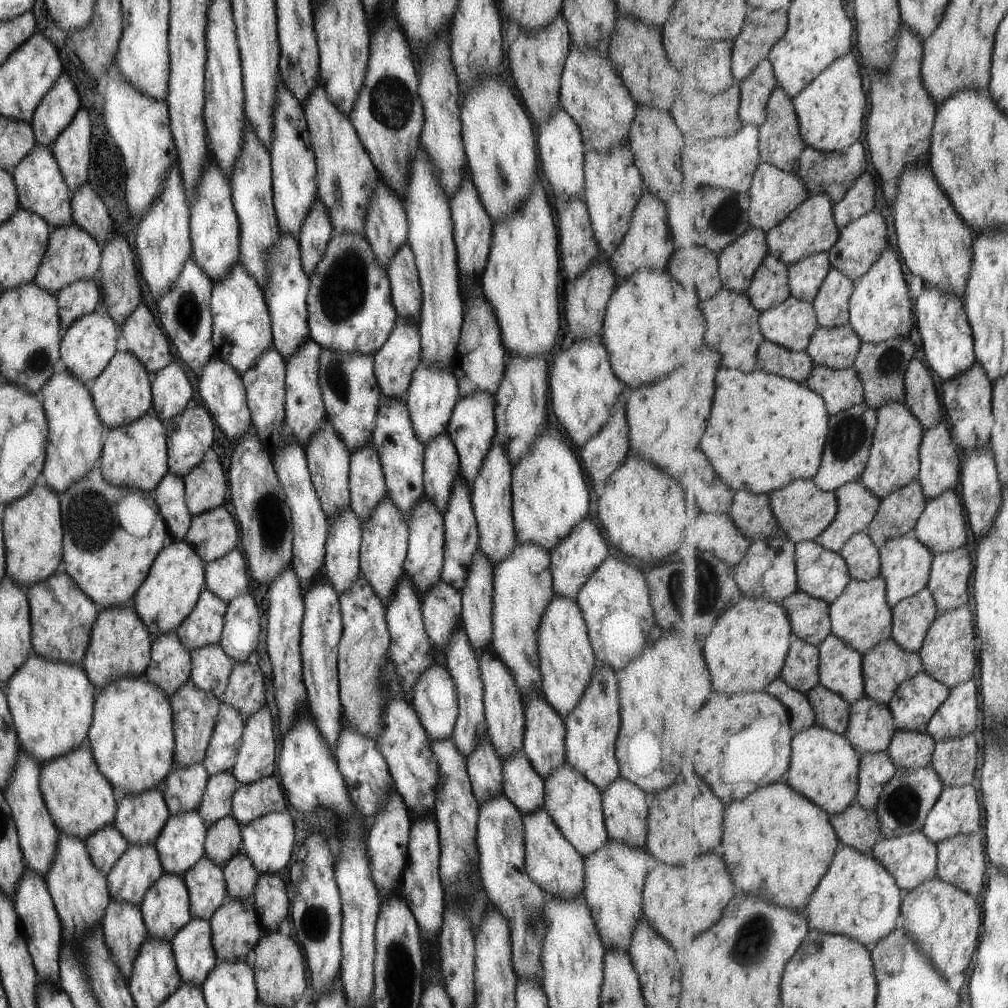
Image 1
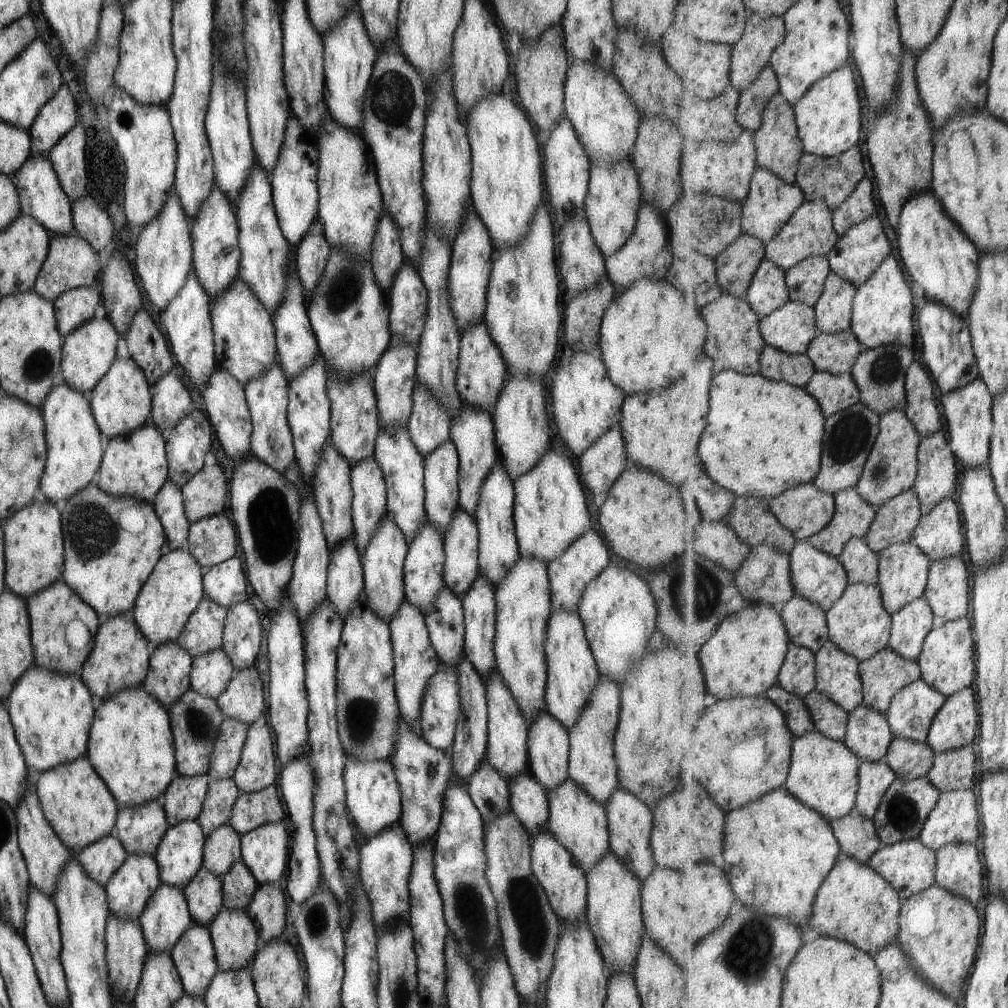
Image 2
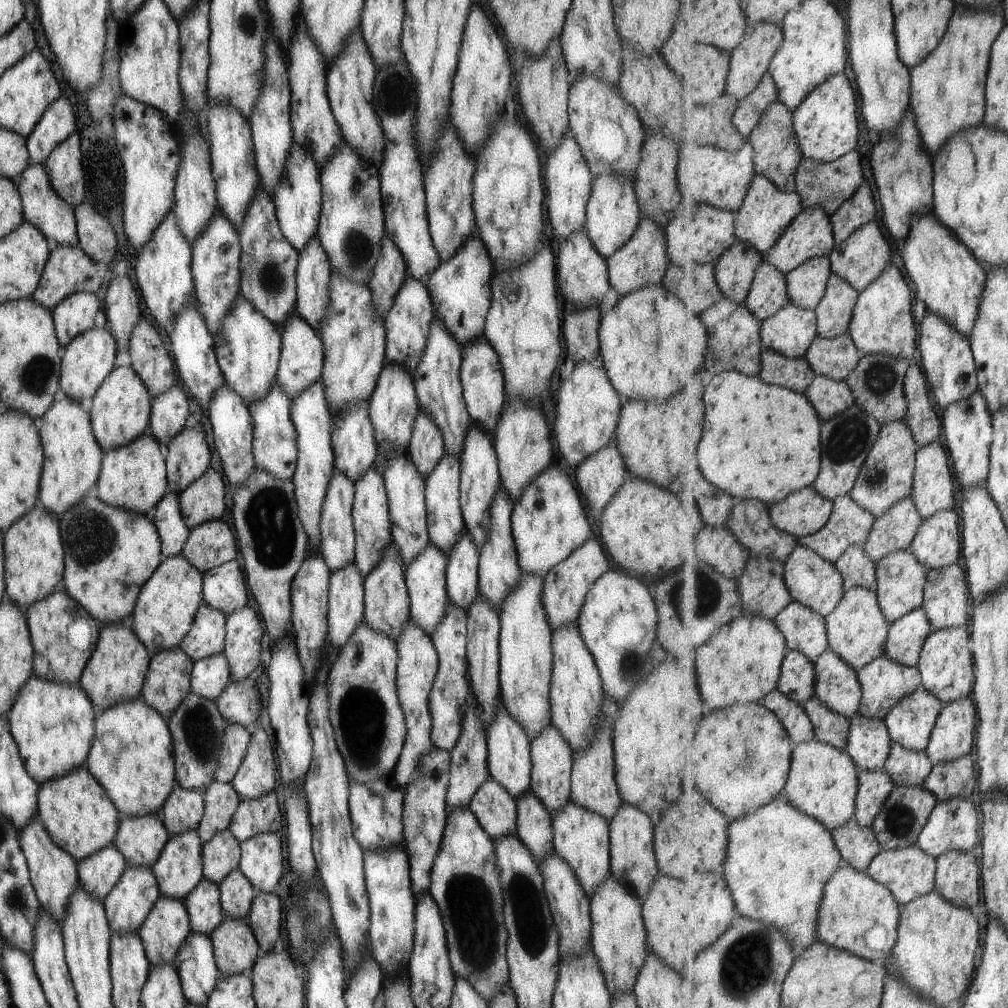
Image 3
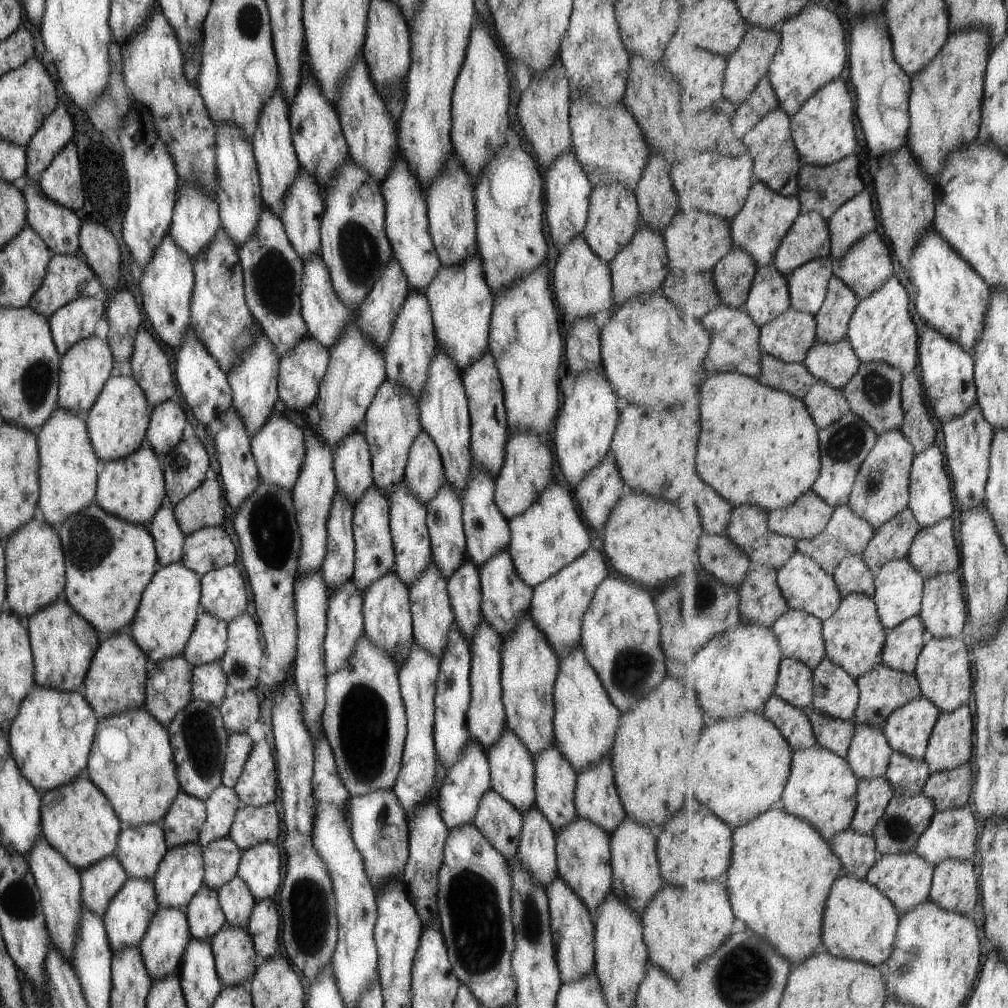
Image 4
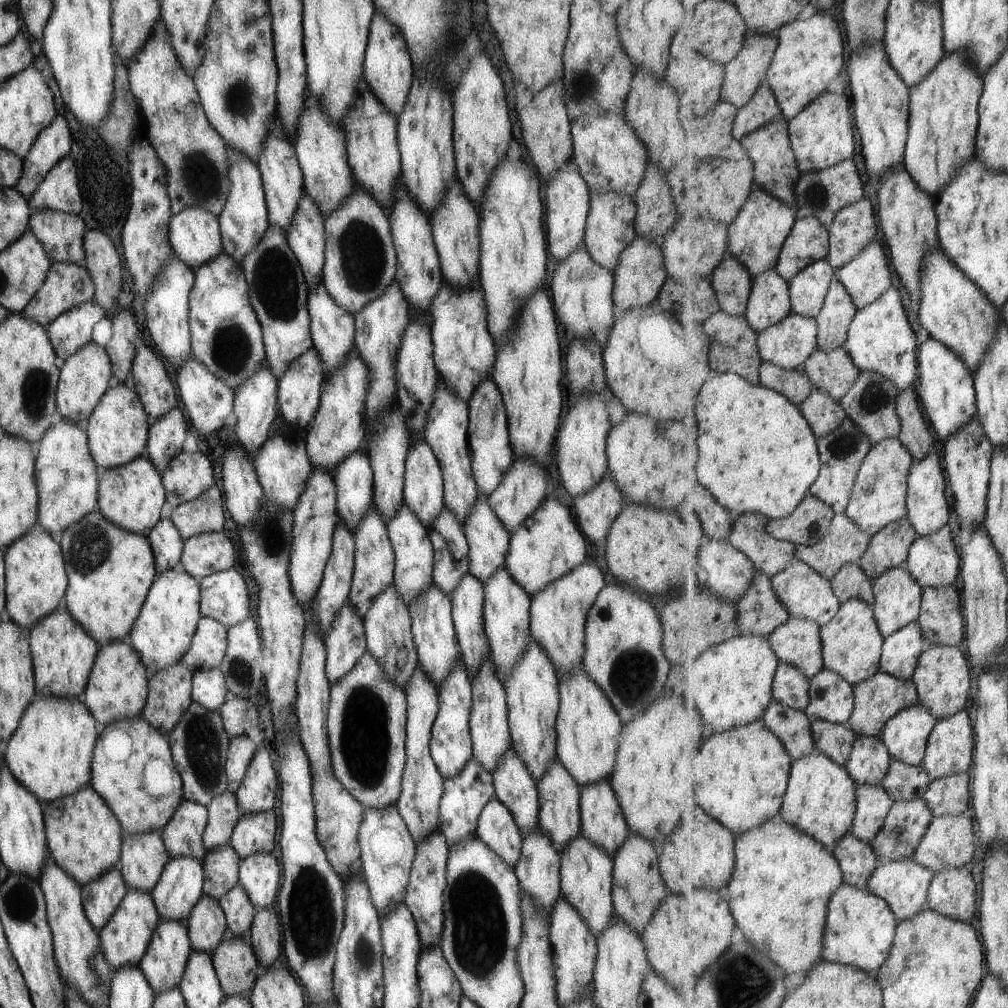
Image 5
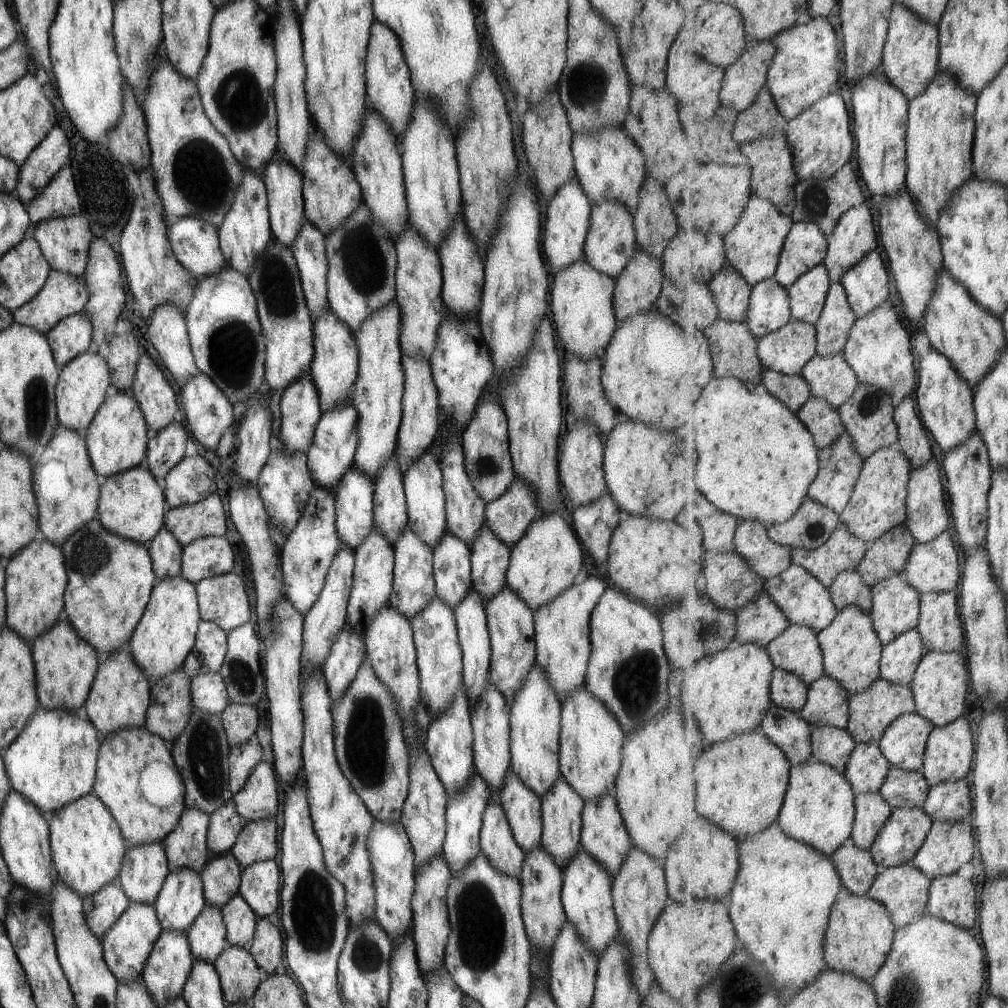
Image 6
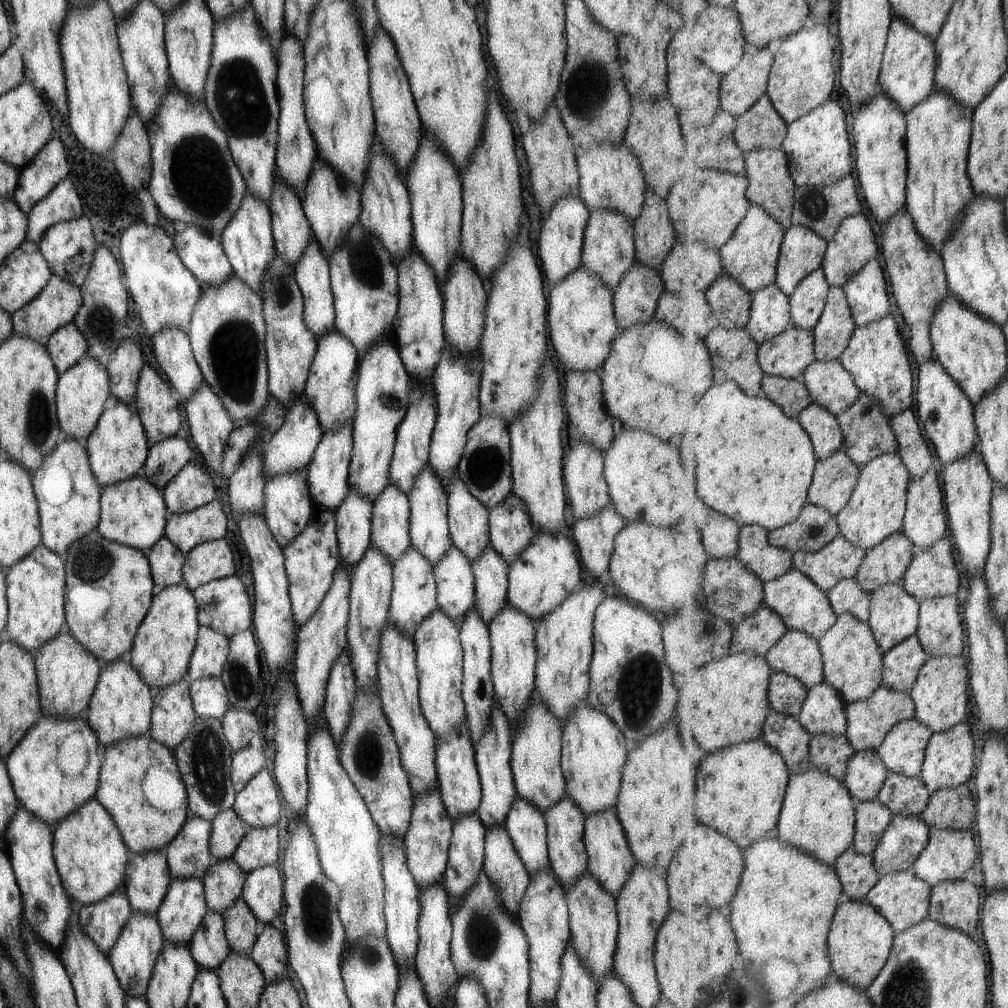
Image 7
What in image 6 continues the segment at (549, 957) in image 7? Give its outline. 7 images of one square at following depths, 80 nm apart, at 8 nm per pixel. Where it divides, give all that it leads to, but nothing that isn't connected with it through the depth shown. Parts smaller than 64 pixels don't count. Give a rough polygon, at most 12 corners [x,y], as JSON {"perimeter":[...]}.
{"perimeter":[[525,853],[519,910],[528,942],[550,956],[566,921],[562,870]]}

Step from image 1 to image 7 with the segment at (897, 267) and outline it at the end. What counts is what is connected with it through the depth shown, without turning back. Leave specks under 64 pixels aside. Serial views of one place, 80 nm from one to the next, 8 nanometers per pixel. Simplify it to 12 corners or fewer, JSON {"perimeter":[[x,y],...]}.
{"perimeter":[[892,315],[855,329],[841,364],[887,417],[913,406]]}

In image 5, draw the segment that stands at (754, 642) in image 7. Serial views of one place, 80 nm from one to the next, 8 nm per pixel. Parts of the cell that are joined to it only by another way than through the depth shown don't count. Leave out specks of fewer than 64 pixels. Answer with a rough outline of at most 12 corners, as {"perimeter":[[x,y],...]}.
{"perimeter":[[757,572],[737,604],[741,634],[769,638],[792,617]]}

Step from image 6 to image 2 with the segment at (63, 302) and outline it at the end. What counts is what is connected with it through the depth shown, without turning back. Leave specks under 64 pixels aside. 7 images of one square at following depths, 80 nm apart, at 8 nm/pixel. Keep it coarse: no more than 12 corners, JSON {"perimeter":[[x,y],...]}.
{"perimeter":[[53,235],[32,290],[53,301],[98,287],[98,254],[83,236]]}

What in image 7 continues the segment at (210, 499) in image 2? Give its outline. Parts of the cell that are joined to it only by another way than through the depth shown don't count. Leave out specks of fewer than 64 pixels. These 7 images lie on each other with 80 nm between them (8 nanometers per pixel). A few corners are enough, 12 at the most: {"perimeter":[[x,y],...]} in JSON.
{"perimeter":[[219,501],[173,513],[164,535],[186,555],[225,536]]}

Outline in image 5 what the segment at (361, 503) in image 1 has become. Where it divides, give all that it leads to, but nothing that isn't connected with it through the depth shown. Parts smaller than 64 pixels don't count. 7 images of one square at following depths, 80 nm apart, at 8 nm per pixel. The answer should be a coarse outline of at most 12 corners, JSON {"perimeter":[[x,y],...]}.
{"perimeter":[[373,502],[353,534],[348,604],[361,620],[390,586],[394,552]]}

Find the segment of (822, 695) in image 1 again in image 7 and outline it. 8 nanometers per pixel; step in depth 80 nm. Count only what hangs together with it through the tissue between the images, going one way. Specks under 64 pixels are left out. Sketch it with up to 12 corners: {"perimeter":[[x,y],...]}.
{"perimeter":[[846,734],[815,735],[813,766],[843,782],[855,753]]}

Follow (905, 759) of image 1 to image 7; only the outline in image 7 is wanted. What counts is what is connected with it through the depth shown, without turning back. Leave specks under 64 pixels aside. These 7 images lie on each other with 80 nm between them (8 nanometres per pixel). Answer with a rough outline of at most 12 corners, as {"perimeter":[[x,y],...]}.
{"perimeter":[[891,772],[878,796],[894,815],[930,806],[923,779]]}

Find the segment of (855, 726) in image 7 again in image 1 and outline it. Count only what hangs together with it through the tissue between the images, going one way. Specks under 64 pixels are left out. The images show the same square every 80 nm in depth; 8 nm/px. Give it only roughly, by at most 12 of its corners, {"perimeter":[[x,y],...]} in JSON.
{"perimeter":[[893,638],[864,655],[866,696],[888,704],[924,670]]}

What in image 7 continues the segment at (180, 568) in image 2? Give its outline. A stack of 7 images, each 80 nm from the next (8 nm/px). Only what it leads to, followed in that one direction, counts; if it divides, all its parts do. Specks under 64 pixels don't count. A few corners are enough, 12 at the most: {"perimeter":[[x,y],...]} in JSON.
{"perimeter":[[183,583],[153,595],[129,663],[152,691],[184,678],[199,625]]}

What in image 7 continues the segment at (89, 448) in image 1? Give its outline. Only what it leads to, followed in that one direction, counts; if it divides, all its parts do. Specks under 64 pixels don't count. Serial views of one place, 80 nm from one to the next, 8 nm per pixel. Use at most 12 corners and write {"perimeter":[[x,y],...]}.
{"perimeter":[[83,443],[33,471],[40,542],[65,553],[96,528],[101,486]]}

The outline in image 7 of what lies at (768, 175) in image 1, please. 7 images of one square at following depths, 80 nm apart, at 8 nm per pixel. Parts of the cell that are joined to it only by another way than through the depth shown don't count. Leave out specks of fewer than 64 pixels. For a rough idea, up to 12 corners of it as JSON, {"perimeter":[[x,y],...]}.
{"perimeter":[[751,204],[720,250],[751,294],[777,284],[786,232]]}

